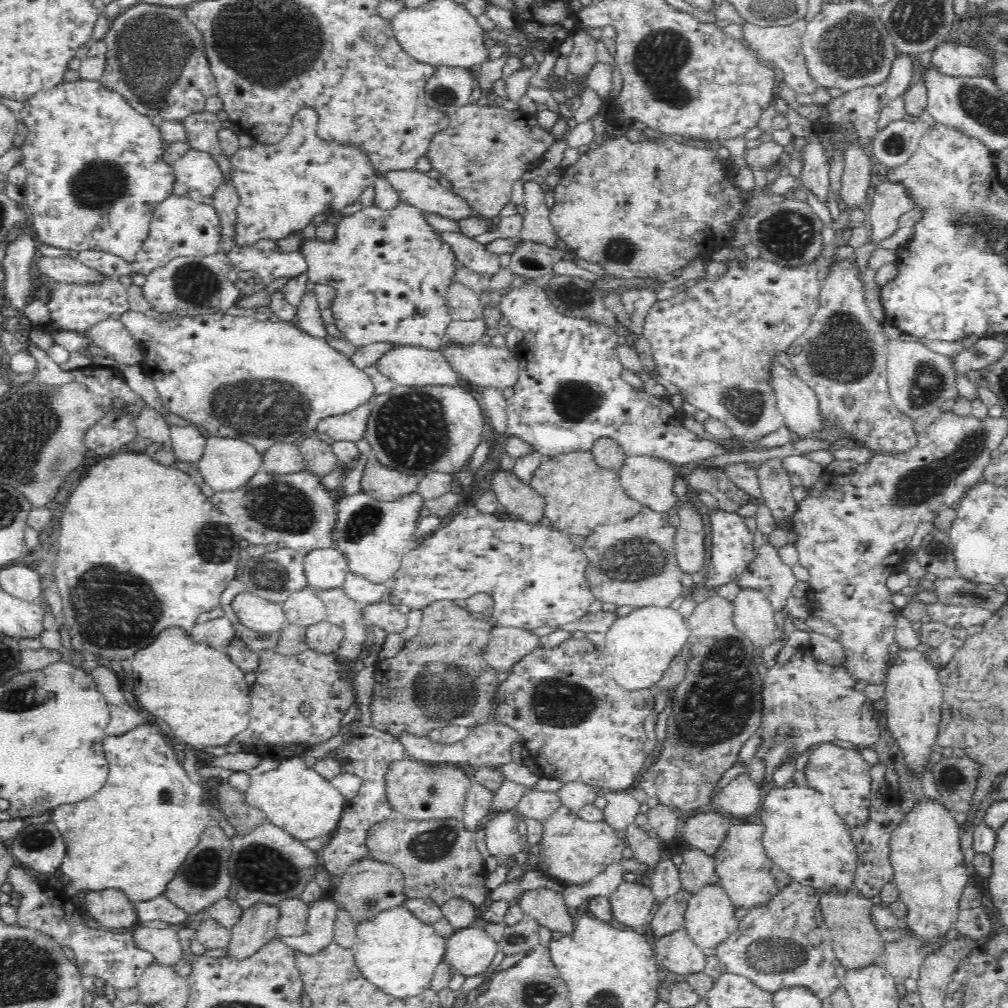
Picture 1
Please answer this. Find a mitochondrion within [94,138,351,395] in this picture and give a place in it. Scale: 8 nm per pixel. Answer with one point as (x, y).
(195, 283)

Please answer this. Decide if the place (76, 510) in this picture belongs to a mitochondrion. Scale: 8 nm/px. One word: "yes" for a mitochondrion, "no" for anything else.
no

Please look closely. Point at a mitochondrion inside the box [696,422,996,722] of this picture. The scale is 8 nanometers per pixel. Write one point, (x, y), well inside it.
(930, 480)

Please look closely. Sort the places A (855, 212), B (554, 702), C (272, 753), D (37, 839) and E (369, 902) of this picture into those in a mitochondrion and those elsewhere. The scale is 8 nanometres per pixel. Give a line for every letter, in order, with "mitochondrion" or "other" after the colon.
A: other
B: mitochondrion
C: other
D: mitochondrion
E: mitochondrion

